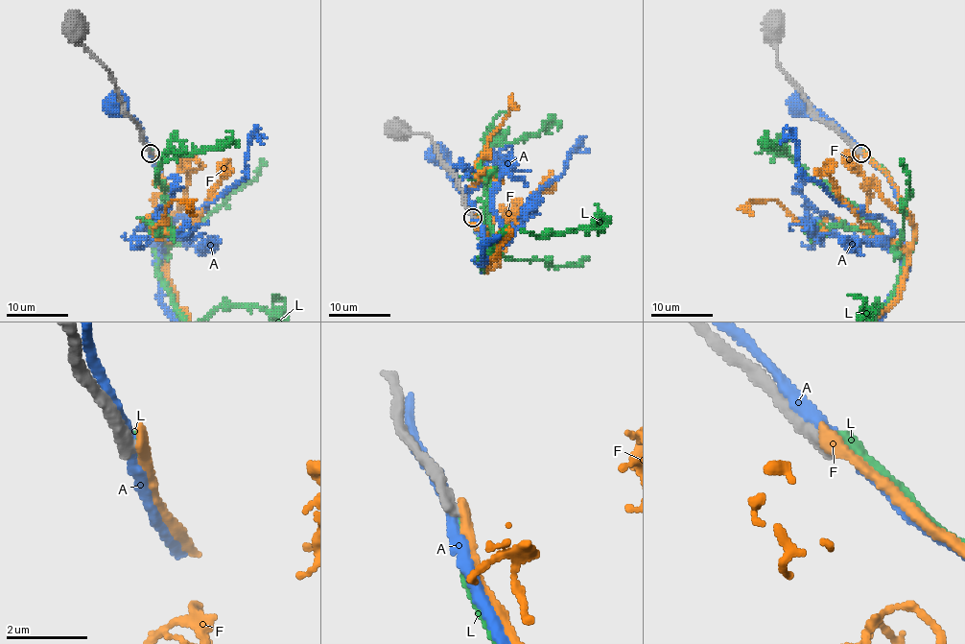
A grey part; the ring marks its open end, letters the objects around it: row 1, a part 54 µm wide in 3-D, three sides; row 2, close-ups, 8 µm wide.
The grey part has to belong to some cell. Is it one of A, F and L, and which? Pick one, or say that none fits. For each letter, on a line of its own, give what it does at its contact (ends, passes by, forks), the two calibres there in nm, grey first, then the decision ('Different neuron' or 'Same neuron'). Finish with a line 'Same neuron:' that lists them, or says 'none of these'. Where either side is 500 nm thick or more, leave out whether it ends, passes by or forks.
A: It passes by. Thickness 280 nm (grey) against 240 nm. Different neuron
F: It ends there. Thickness 320 nm (grey) against 340 nm. Different neuron
L: It ends there. Thickness 320 nm (grey) against 300 nm. Different neuron
Same neuron: none of these

